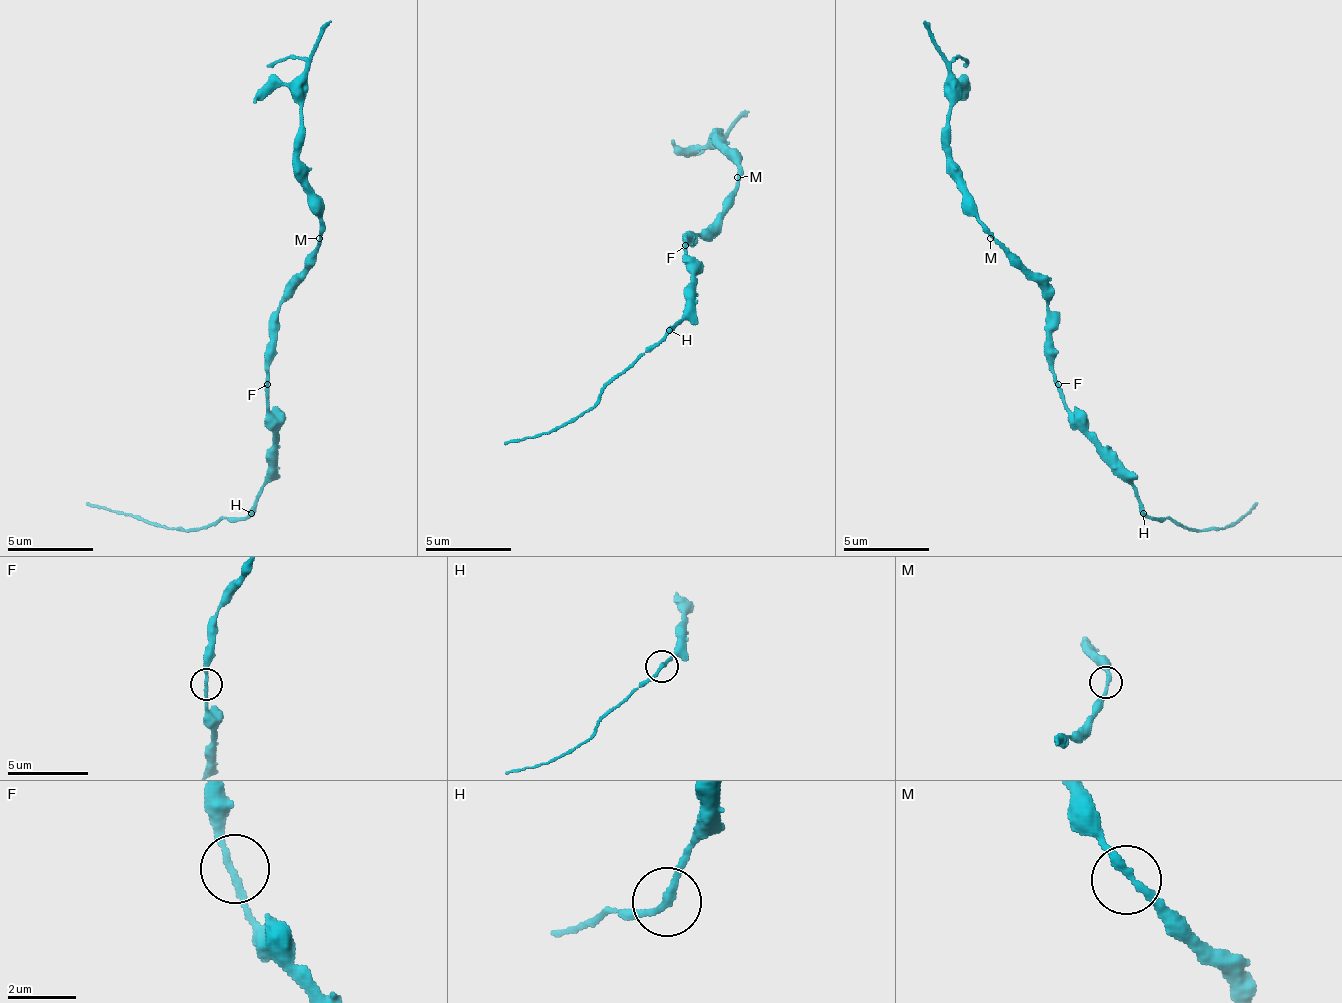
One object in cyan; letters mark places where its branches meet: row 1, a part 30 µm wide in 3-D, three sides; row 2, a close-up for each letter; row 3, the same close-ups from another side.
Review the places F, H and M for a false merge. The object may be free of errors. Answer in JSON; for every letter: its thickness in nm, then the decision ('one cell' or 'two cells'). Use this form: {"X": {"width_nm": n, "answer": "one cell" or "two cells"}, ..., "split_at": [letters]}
{"F": {"width_nm": 190, "answer": "one cell"}, "H": {"width_nm": 200, "answer": "one cell"}, "M": {"width_nm": 240, "answer": "one cell"}, "split_at": []}

